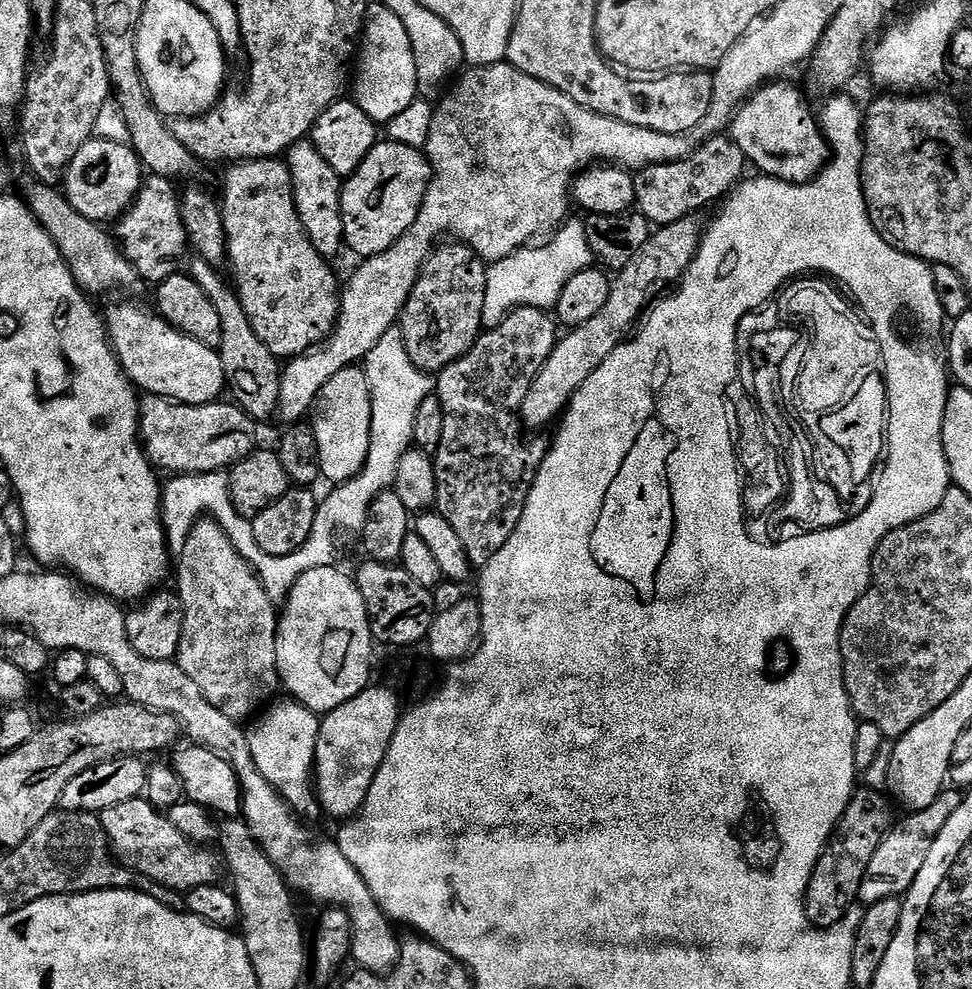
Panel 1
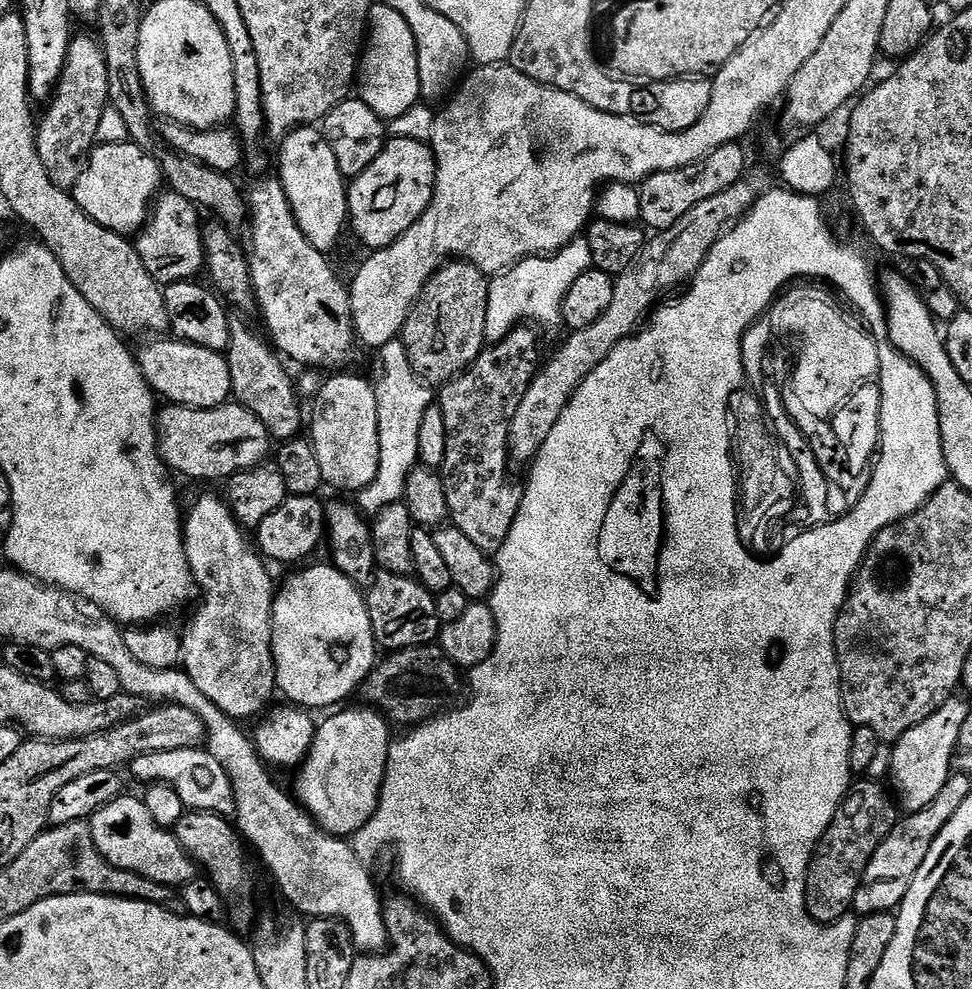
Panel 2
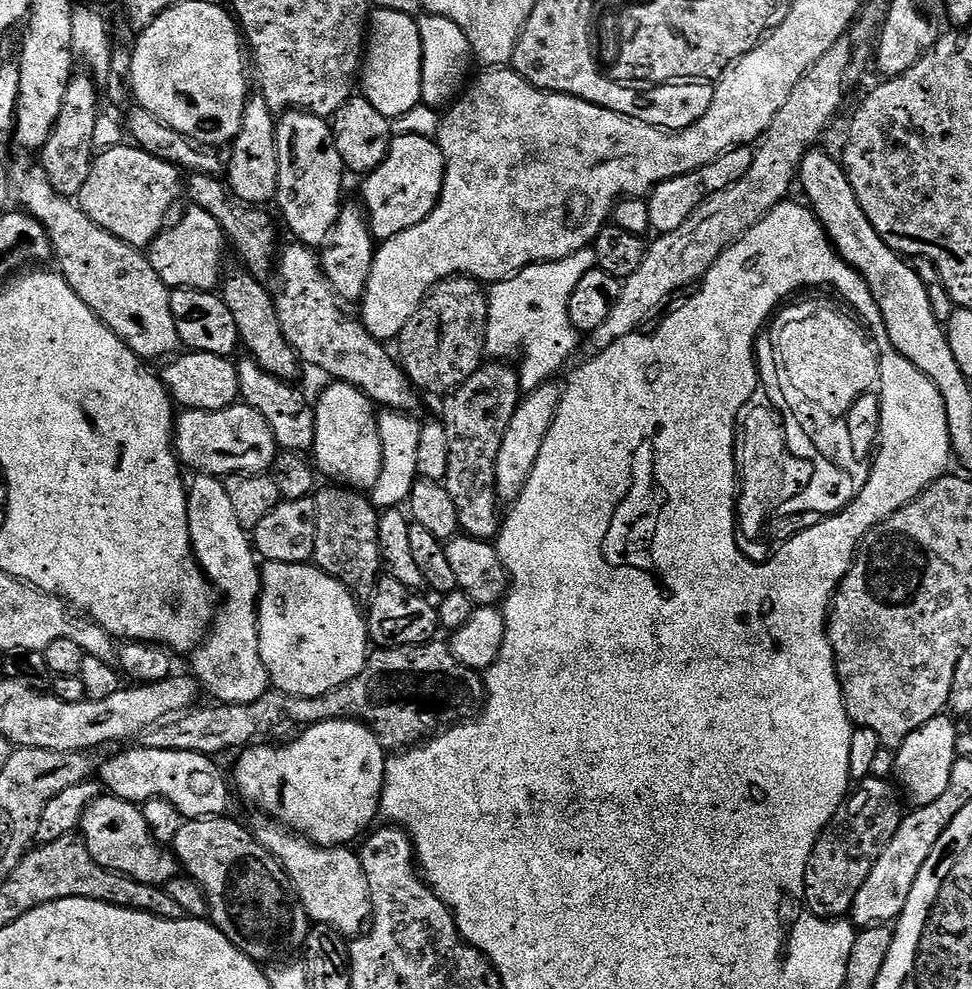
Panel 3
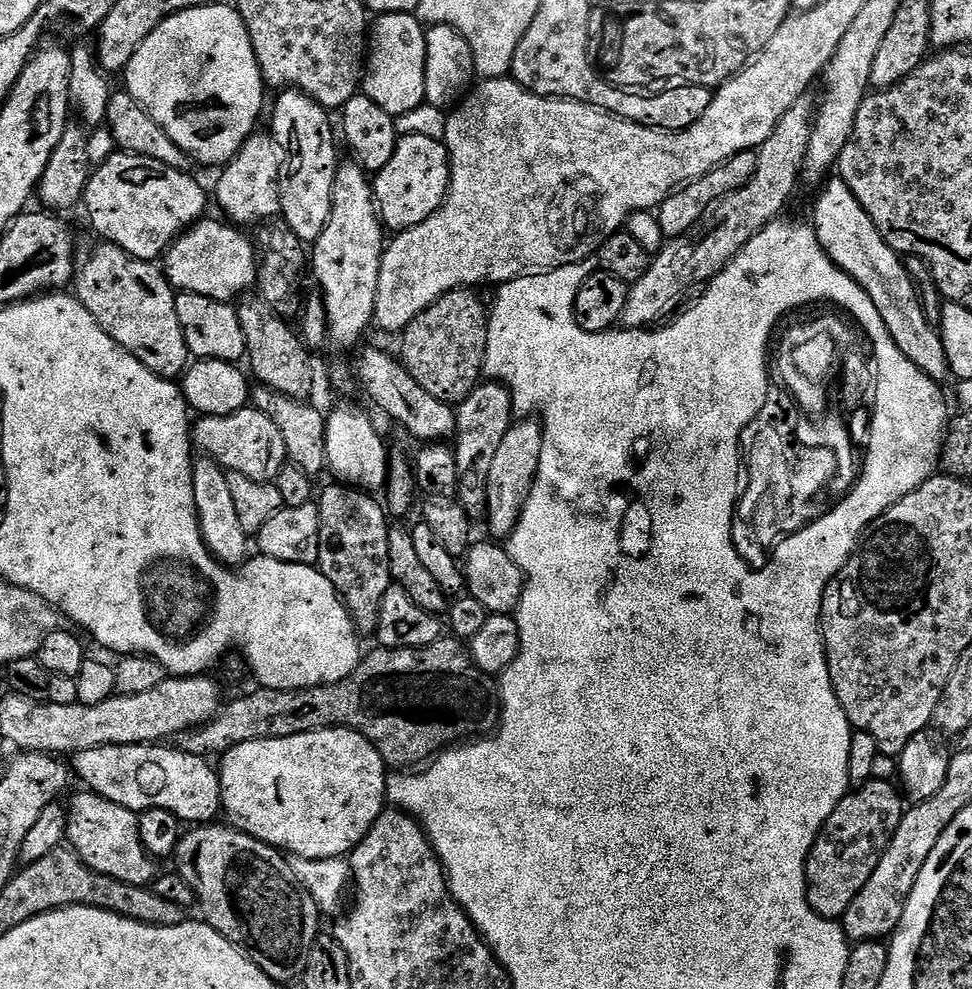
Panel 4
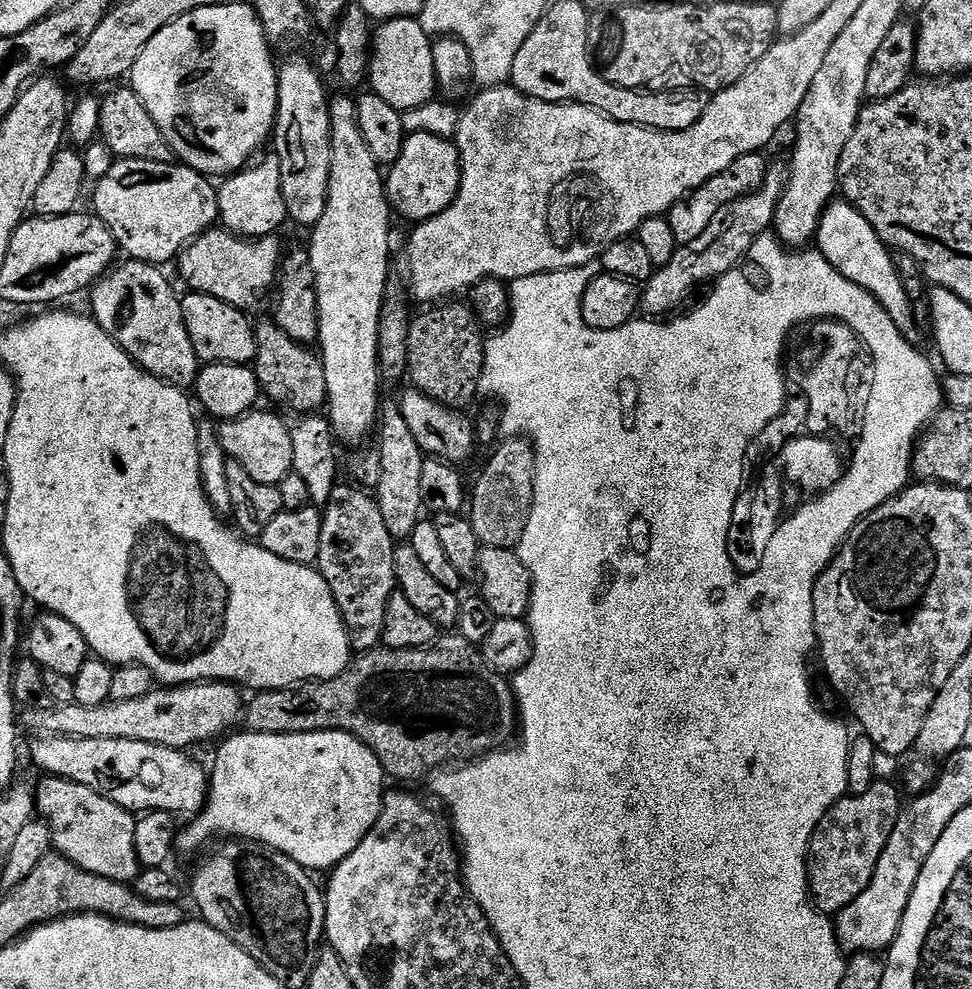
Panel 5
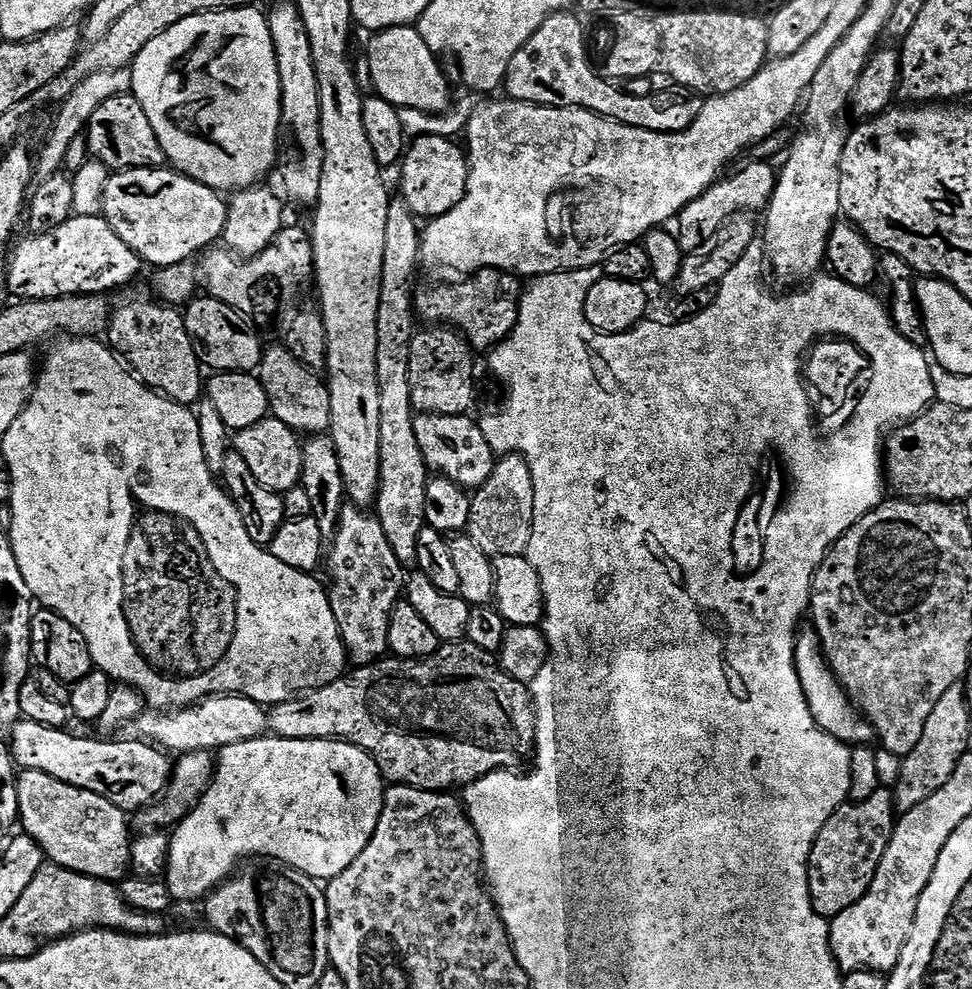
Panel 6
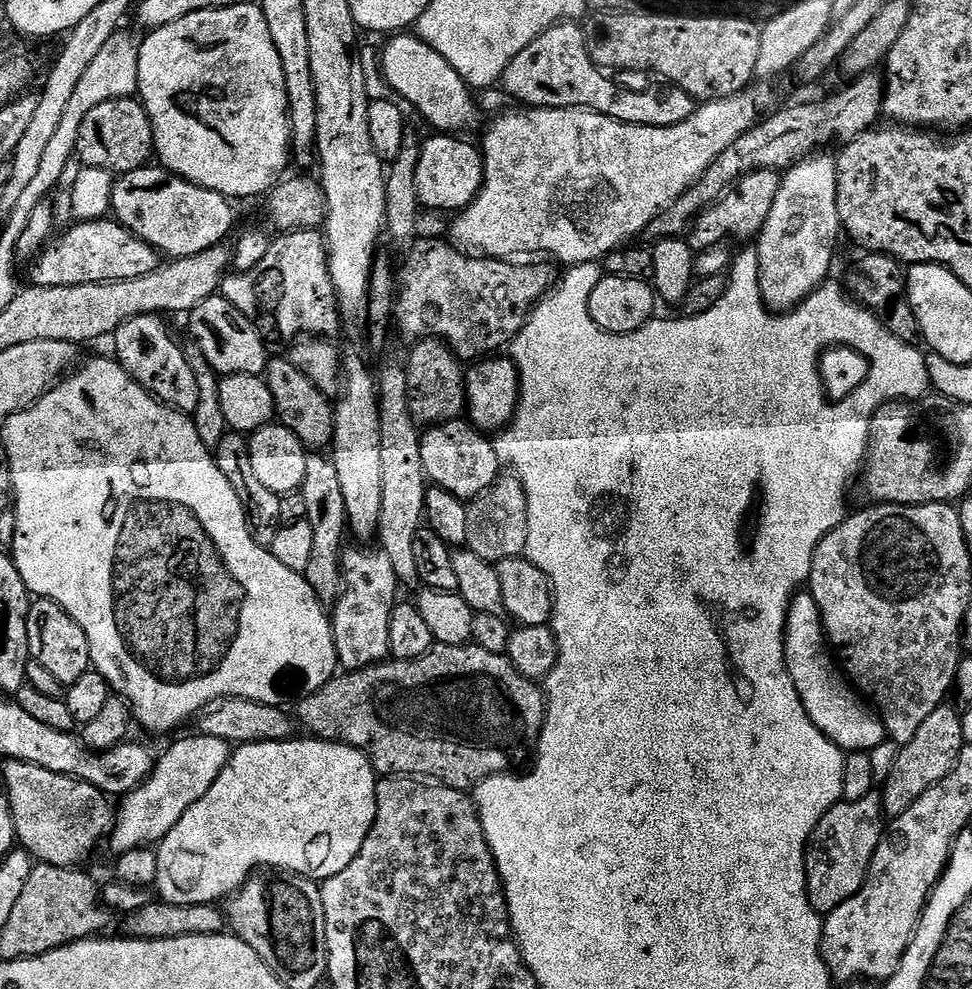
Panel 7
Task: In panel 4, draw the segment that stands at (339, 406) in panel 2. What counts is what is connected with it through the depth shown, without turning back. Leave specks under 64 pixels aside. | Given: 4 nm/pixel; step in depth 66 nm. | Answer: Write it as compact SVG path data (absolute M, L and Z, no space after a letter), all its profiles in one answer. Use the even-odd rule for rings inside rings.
M344 404L331 413L327 413L326 419L326 458L328 468L333 472L333 477L338 478L339 483L359 488L369 494L376 494L387 485L388 461L390 452L384 449L384 440L380 437L378 429L372 425L372 420L360 408L351 408Z

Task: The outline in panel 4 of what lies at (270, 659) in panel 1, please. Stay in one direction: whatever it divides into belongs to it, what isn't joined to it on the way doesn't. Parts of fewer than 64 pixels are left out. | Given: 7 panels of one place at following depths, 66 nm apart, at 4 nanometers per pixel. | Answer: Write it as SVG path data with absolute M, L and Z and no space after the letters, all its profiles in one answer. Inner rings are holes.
M201 455L192 466L192 481L194 482L194 506L198 514L200 523L200 533L206 545L212 552L212 555L225 566L240 566L249 559L248 544L250 548L250 538L242 530L237 510L234 506L234 498L230 495L230 482L228 481L228 472L221 466L217 460L211 460L206 455Z

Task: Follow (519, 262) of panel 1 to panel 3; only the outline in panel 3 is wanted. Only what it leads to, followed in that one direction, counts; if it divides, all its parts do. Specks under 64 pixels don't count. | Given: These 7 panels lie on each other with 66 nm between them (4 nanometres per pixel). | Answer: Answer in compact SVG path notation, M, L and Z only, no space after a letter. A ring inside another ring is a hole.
M592 248L578 250L578 254L570 254L570 258L562 258L545 264L532 264L517 272L515 276L509 276L506 280L497 280L487 289L488 294L488 342L486 352L493 361L508 362L520 352L521 360L518 363L520 373L520 387L524 390L537 388L540 384L551 381L552 376L572 355L576 347L582 344L581 333L570 322L568 303L570 294L574 294L574 286L582 279L591 268L596 267L596 254Z

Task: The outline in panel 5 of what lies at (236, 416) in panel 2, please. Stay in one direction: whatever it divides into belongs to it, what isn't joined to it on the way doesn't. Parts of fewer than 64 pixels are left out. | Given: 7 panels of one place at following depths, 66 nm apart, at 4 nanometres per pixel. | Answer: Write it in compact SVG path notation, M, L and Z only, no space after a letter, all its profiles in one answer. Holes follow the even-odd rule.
M253 410L237 420L225 420L219 425L222 450L229 460L238 462L250 478L259 484L278 486L282 478L286 478L292 471L294 446L290 442L290 427L280 416L272 412Z

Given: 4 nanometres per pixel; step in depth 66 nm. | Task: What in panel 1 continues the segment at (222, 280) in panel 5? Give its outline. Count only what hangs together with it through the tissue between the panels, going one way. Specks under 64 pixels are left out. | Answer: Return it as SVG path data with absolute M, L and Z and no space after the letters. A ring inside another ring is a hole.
M149 175L128 211L115 225L117 228L114 236L121 252L134 266L137 277L141 281L149 280L149 285L152 286L177 275L181 271L180 263L183 262L184 255L189 255L190 252L180 202L177 193L172 193L172 188L173 185L166 178Z

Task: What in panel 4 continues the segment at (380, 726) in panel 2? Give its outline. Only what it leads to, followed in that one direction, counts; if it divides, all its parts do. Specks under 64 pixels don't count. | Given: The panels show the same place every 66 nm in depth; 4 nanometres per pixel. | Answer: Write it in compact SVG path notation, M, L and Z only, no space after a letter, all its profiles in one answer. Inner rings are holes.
M315 728L313 732L299 732L293 736L283 736L273 740L255 740L254 742L242 742L234 746L218 760L220 773L220 803L223 815L231 827L240 832L250 834L255 840L264 844L270 844L273 848L279 848L293 857L302 859L338 859L347 857L366 838L366 834L374 826L374 822L380 813L386 808L386 793L388 782L386 779L386 765L378 754L378 750L362 734L358 734L352 728Z

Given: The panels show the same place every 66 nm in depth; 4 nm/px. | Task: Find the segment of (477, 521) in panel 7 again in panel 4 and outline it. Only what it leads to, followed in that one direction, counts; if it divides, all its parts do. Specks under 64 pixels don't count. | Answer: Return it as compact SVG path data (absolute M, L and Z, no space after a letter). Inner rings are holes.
M520 418L512 425L512 429L502 438L502 446L498 446L498 454L494 454L494 466L490 466L490 478L486 490L486 521L488 520L489 537L507 538L512 535L524 504L536 479L536 471L542 458L542 442L544 429L536 418Z

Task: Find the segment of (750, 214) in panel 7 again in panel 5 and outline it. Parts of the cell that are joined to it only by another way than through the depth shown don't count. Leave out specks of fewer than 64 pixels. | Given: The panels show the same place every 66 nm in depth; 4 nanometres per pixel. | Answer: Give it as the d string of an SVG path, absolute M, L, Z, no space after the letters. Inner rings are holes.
M763 151L742 154L742 158L730 162L730 166L726 166L726 170L722 170L722 174L714 174L714 178L710 178L710 182L689 192L683 200L678 201L667 212L666 219L670 230L674 230L677 245L683 246L694 242L702 234L702 230L706 230L706 226L710 226L710 218L714 218L714 214L718 214L718 210L722 210L722 206L726 206L738 198L746 198L763 188L764 179L770 167L770 160L767 160L764 155Z

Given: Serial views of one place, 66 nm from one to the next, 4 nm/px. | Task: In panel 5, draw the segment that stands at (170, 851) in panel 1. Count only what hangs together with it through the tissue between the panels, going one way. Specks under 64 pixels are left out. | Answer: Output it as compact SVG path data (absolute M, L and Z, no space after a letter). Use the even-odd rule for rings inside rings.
M48 776L40 785L35 785L36 812L46 821L52 829L52 842L55 851L65 856L70 862L82 866L90 874L98 874L102 878L110 878L119 884L131 885L140 875L140 859L134 850L134 830L137 817L125 808L119 808L110 798L102 798L90 786L82 786L78 782L61 780L58 776Z

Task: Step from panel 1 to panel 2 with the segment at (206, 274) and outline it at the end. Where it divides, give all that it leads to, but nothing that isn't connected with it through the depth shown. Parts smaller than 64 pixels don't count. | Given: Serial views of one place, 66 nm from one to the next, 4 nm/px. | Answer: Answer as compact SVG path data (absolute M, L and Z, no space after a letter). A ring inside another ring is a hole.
M230 319L230 342L226 359L230 366L232 396L235 403L250 410L250 414L254 414L254 418L266 426L273 441L295 440L301 435L300 427L306 424L305 409L304 412L300 409L297 381L294 376L292 380L291 374L284 369L285 361L278 355L277 349L244 320L247 319Z

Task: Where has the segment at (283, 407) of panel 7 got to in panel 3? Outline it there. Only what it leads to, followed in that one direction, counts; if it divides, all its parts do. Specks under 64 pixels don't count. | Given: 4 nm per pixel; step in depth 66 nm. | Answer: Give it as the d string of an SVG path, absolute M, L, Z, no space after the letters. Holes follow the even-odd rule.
M239 270L231 276L225 275L222 280L222 299L226 302L226 310L234 314L234 326L238 326L240 342L251 359L254 359L270 374L274 374L279 380L295 381L296 375L302 369L302 361L294 346L286 342L286 334L282 334L282 326L278 322L276 313L276 301L273 293L268 292L261 281L255 280L252 273L247 270Z

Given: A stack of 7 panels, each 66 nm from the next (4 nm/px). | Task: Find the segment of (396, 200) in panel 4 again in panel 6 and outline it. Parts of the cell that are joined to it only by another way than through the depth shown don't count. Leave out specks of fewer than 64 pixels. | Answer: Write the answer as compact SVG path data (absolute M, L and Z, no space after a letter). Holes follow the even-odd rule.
M418 136L407 145L399 165L401 195L417 218L435 218L454 210L468 190L468 158L463 147L446 136Z

